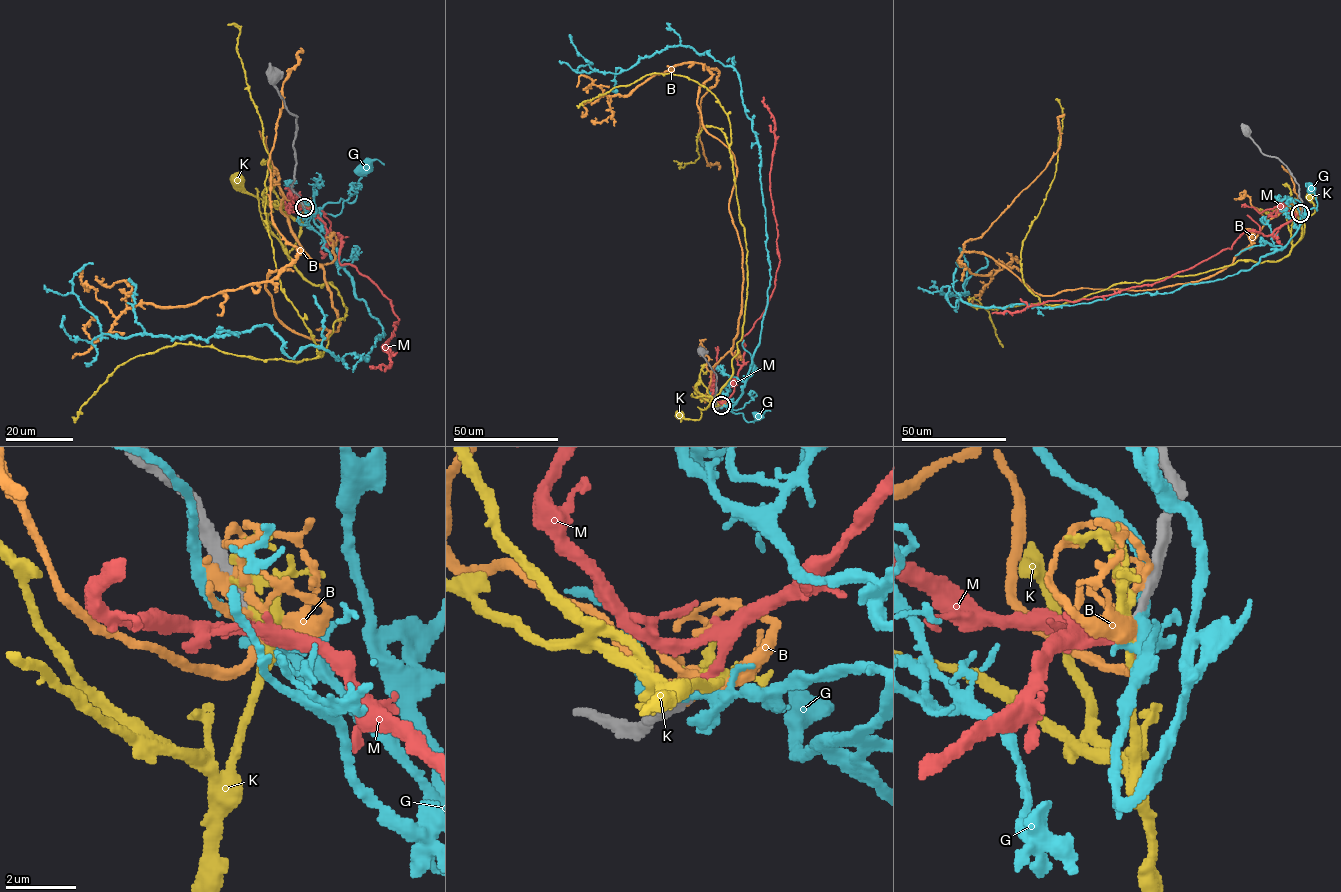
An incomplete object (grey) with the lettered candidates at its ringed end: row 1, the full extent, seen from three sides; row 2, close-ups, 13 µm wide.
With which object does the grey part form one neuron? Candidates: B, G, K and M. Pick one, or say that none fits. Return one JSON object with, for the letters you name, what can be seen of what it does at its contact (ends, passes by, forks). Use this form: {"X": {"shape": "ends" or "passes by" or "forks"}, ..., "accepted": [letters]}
{"M": {"shape": "ends"}, "accepted": ["M"]}

